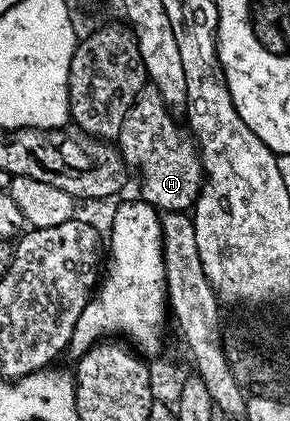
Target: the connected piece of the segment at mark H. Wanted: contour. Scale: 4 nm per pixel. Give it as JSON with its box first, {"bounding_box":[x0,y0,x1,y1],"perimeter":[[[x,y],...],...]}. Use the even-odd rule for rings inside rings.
{"bounding_box":[118,85,204,213],"perimeter":[[[145,85],[140,90],[140,96],[134,101],[130,113],[126,113],[126,121],[122,121],[118,140],[120,156],[135,174],[136,171],[140,174],[139,198],[161,213],[165,211],[187,212],[195,204],[196,198],[200,195],[200,186],[204,184],[204,168],[200,165],[200,153],[196,149],[191,134],[180,135],[180,127],[176,121],[178,121],[177,116],[163,103],[158,89]]]}

